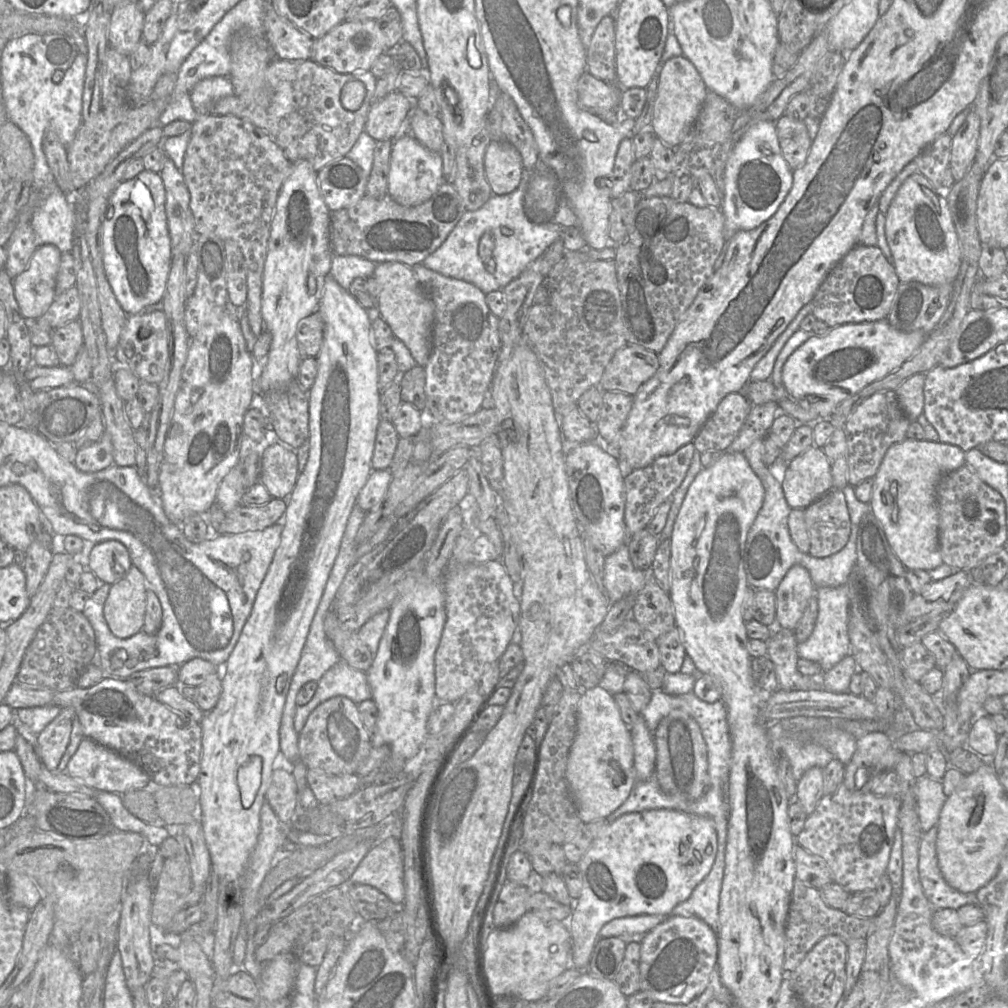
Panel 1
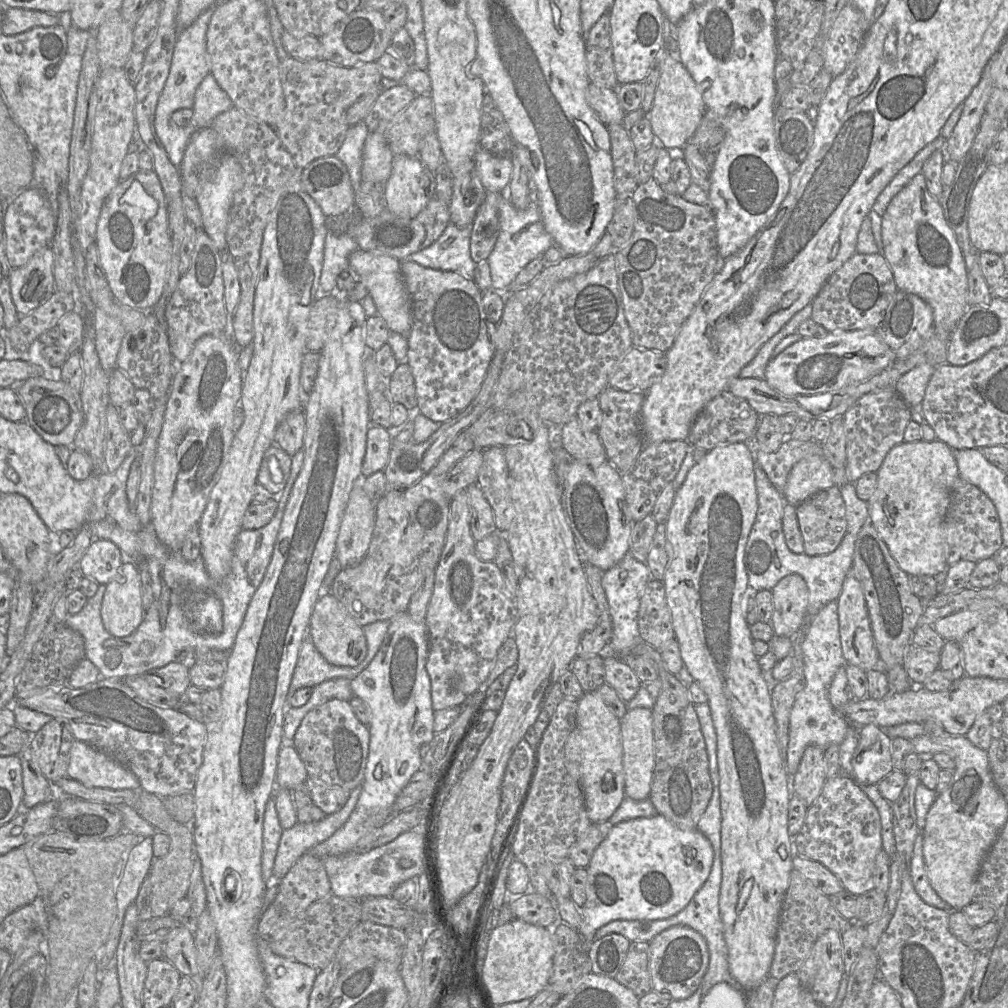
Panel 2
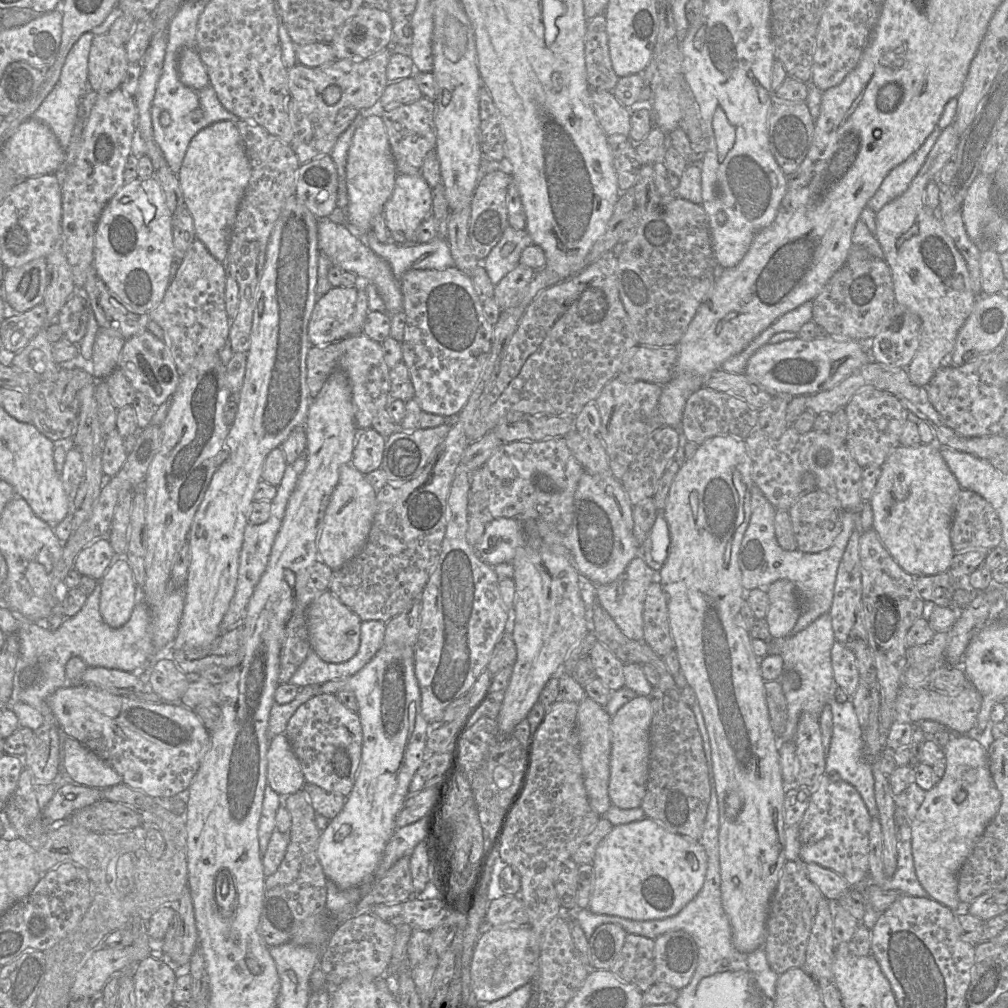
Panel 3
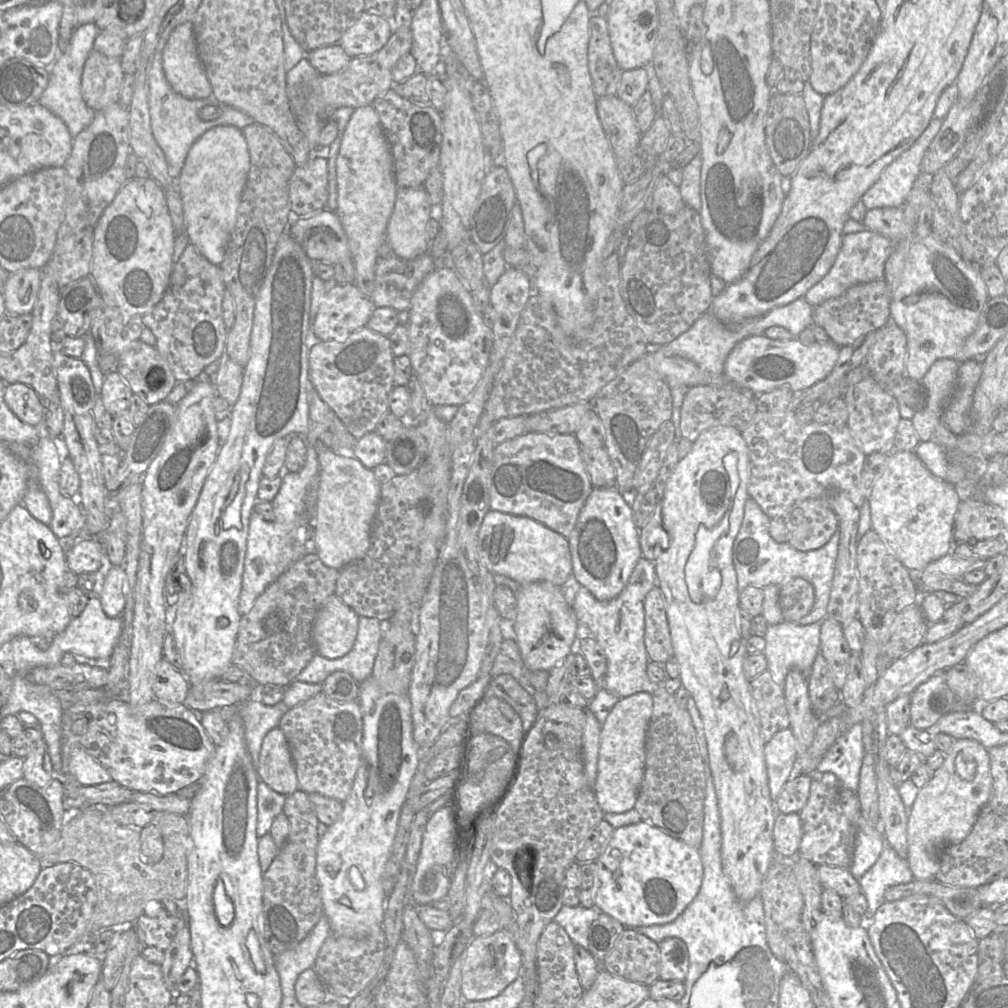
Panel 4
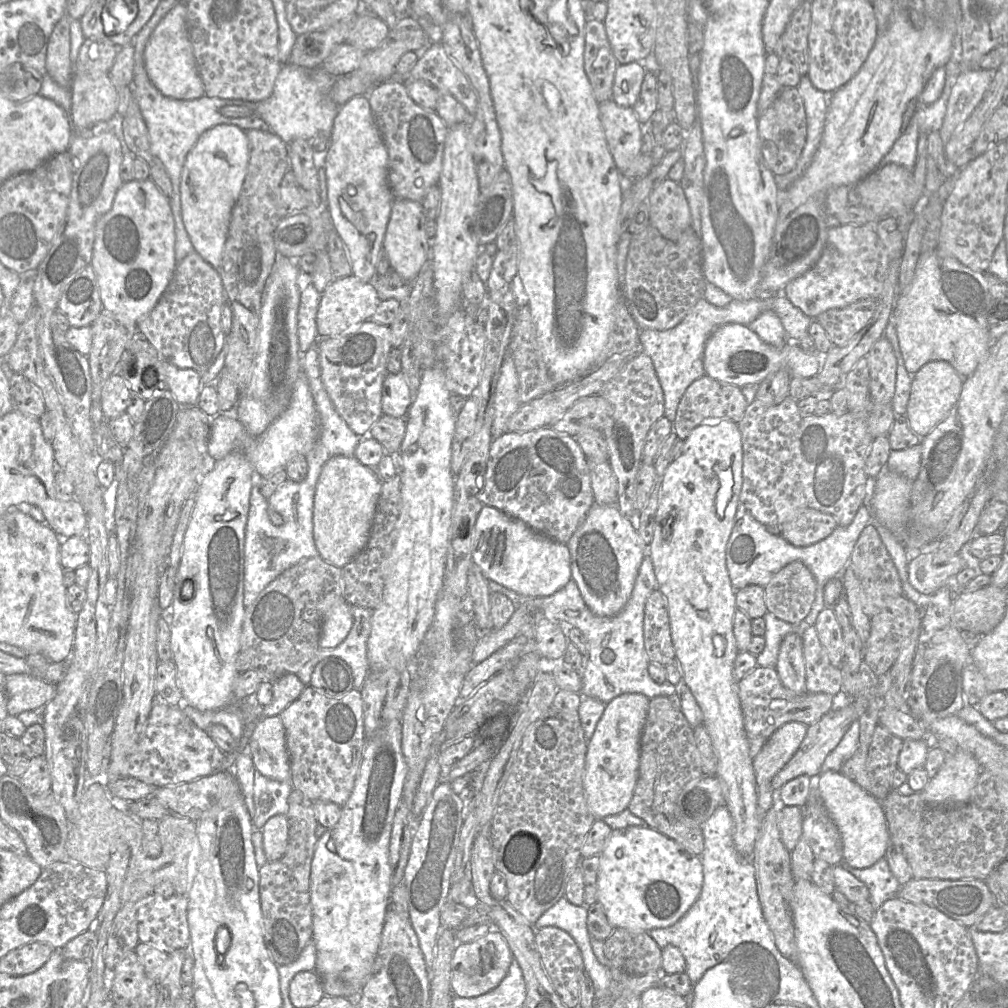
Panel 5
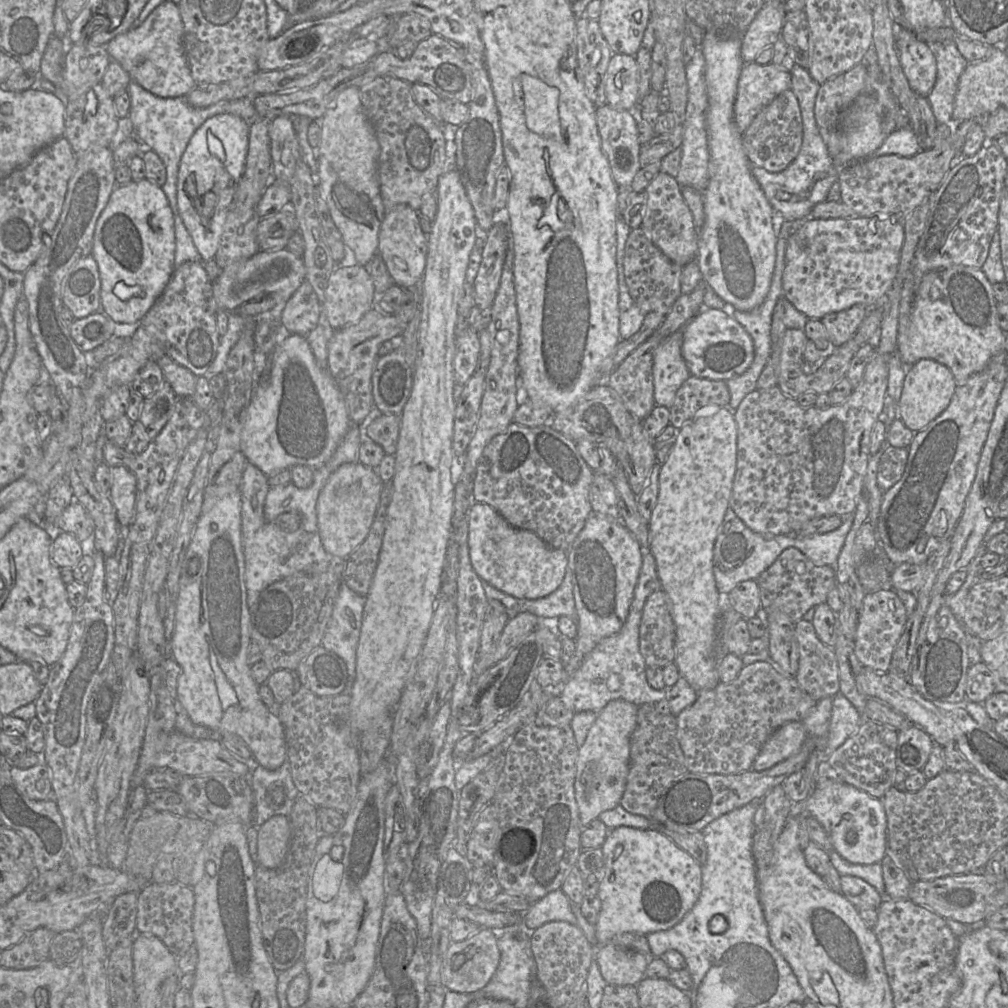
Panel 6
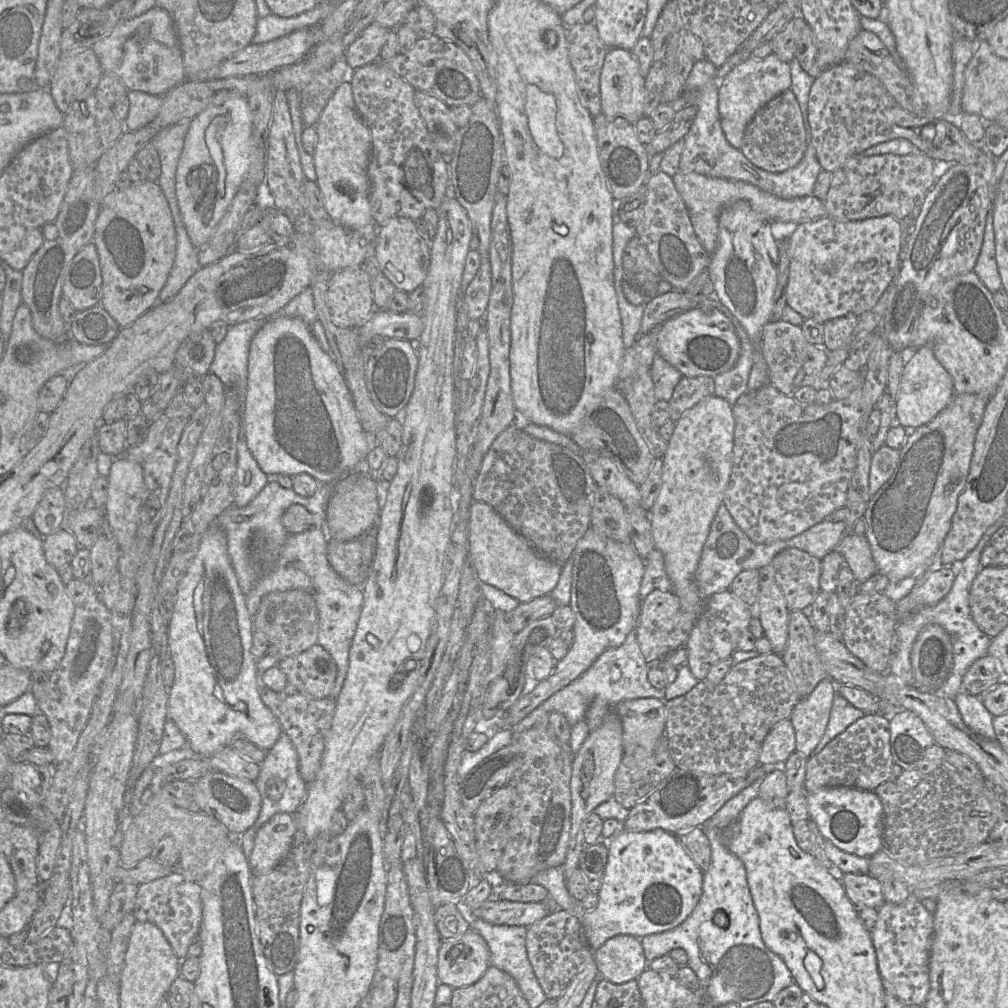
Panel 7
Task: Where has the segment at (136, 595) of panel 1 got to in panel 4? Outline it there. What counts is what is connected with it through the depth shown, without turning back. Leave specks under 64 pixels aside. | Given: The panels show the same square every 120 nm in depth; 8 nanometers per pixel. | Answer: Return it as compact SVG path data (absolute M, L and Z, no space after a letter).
M122 566L109 569L103 582L100 601L104 613L111 617L120 617L126 604L126 573Z

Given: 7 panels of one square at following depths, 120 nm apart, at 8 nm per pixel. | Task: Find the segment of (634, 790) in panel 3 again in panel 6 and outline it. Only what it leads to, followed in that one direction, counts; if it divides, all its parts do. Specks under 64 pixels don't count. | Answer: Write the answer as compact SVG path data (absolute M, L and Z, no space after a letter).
M615 699L597 713L583 745L579 747L576 763L575 798L582 826L620 804L630 761L630 739L637 725L638 706L623 699Z

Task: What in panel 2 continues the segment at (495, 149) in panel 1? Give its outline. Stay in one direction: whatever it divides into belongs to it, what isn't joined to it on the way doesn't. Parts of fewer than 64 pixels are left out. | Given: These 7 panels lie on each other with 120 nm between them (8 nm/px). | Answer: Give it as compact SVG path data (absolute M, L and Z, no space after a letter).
M479 147L474 162L486 191L506 193L513 171L513 162L510 157L495 156Z

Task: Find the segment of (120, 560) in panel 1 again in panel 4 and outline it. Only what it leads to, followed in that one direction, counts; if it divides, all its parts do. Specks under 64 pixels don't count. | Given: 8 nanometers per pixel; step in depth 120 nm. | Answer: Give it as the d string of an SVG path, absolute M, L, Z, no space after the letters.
M80 539L66 551L67 571L77 575L96 573L102 566L103 543L97 539Z

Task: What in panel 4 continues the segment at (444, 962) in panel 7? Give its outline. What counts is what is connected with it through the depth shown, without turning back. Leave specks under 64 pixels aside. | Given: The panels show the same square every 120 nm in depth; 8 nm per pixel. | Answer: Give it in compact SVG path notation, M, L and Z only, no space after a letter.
M499 930L491 935L474 937L466 948L462 965L462 995L468 1001L494 998L521 975L521 968L521 952L508 931Z

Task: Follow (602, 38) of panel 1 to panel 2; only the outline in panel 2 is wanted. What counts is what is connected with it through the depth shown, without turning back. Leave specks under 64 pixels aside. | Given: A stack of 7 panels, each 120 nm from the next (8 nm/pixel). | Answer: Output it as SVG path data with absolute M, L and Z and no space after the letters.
M608 14L602 15L585 36L585 57L587 75L590 83L598 86L615 89L618 85L612 58L610 41L610 21Z

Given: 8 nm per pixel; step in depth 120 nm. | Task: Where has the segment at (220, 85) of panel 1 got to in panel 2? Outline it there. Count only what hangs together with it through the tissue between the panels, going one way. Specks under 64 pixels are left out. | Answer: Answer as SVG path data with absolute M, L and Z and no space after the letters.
M208 74L196 89L193 116L202 124L211 124L219 114L231 109L233 103L227 93L219 86L212 74Z

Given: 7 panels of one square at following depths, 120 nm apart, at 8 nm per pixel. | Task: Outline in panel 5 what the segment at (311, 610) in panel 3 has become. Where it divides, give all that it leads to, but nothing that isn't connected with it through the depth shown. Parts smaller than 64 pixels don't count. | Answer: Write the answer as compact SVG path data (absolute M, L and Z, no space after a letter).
M345 601L336 602L322 624L320 647L335 648L341 644L353 626L351 606Z

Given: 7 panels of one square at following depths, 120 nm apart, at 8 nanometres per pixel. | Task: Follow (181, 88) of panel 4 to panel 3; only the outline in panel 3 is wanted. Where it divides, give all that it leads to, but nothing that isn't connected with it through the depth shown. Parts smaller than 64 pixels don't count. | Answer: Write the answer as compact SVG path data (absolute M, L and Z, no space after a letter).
M187 46L178 55L178 73L180 81L199 92L209 85L209 76L196 47Z

